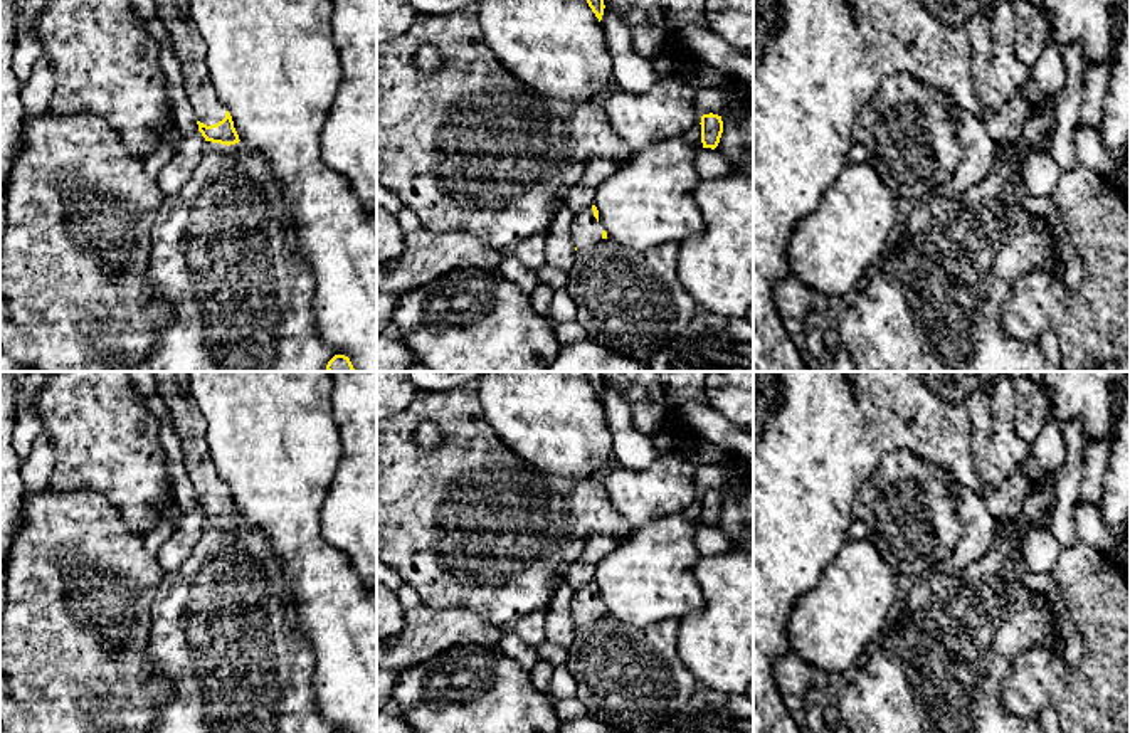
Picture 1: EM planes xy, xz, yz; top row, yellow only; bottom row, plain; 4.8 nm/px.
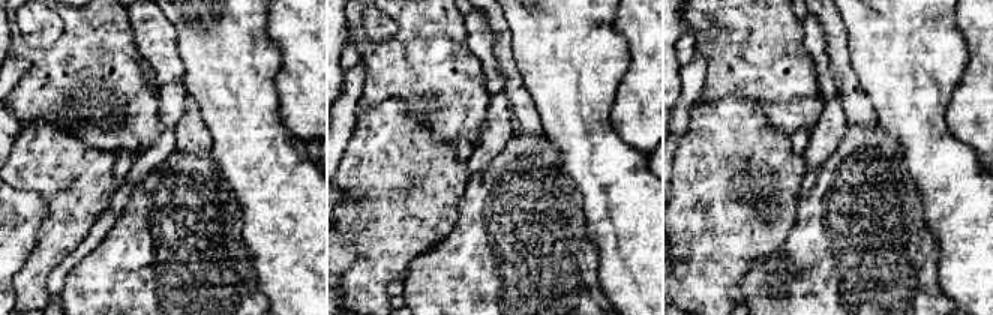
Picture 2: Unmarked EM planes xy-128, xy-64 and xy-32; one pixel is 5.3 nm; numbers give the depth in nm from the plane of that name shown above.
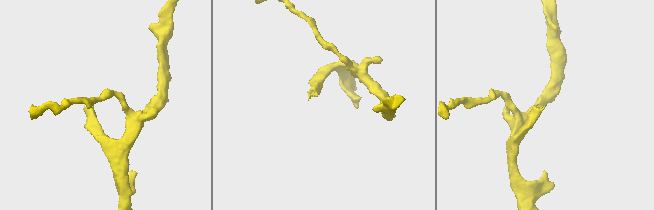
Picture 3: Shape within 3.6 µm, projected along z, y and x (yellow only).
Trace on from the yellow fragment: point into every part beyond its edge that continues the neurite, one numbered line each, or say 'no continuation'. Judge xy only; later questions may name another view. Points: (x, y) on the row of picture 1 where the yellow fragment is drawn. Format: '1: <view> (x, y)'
1: xy (190, 47)

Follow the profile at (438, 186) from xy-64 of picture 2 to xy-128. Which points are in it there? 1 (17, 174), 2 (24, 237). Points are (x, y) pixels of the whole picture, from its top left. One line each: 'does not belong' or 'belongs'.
1: belongs
2: does not belong

